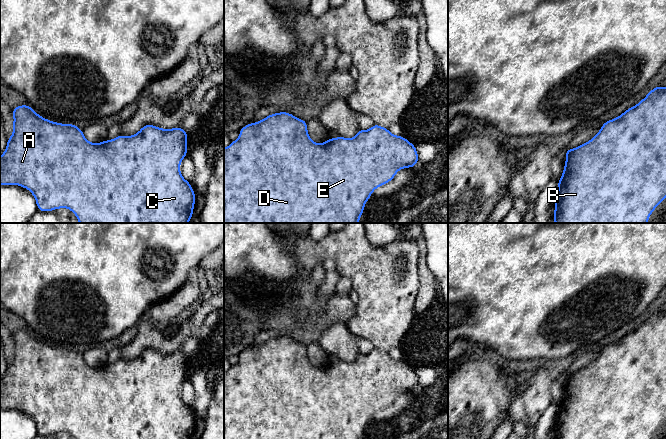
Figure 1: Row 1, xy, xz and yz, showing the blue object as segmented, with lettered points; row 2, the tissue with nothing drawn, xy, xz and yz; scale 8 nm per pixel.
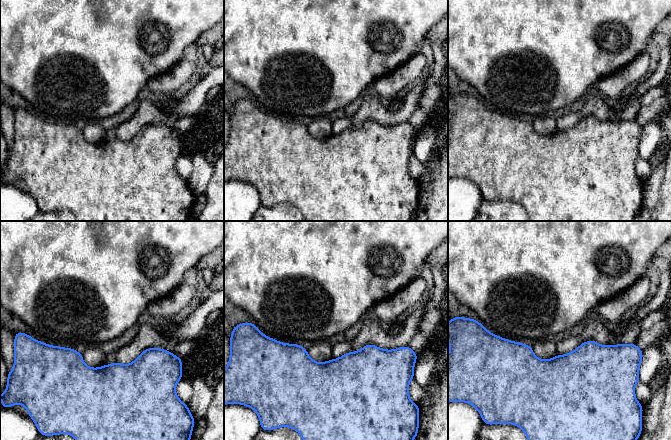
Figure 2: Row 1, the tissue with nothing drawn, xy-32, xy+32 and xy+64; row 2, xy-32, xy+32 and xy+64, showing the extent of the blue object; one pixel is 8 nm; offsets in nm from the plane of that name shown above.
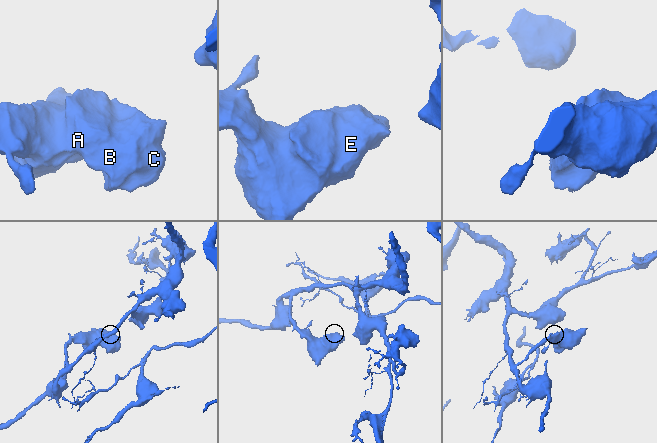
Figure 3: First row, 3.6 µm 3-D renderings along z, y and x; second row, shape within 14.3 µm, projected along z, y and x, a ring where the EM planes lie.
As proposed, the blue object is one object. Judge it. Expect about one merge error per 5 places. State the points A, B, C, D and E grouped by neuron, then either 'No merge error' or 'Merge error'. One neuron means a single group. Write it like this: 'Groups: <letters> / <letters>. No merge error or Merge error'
Groups: A B C D E. No merge error

